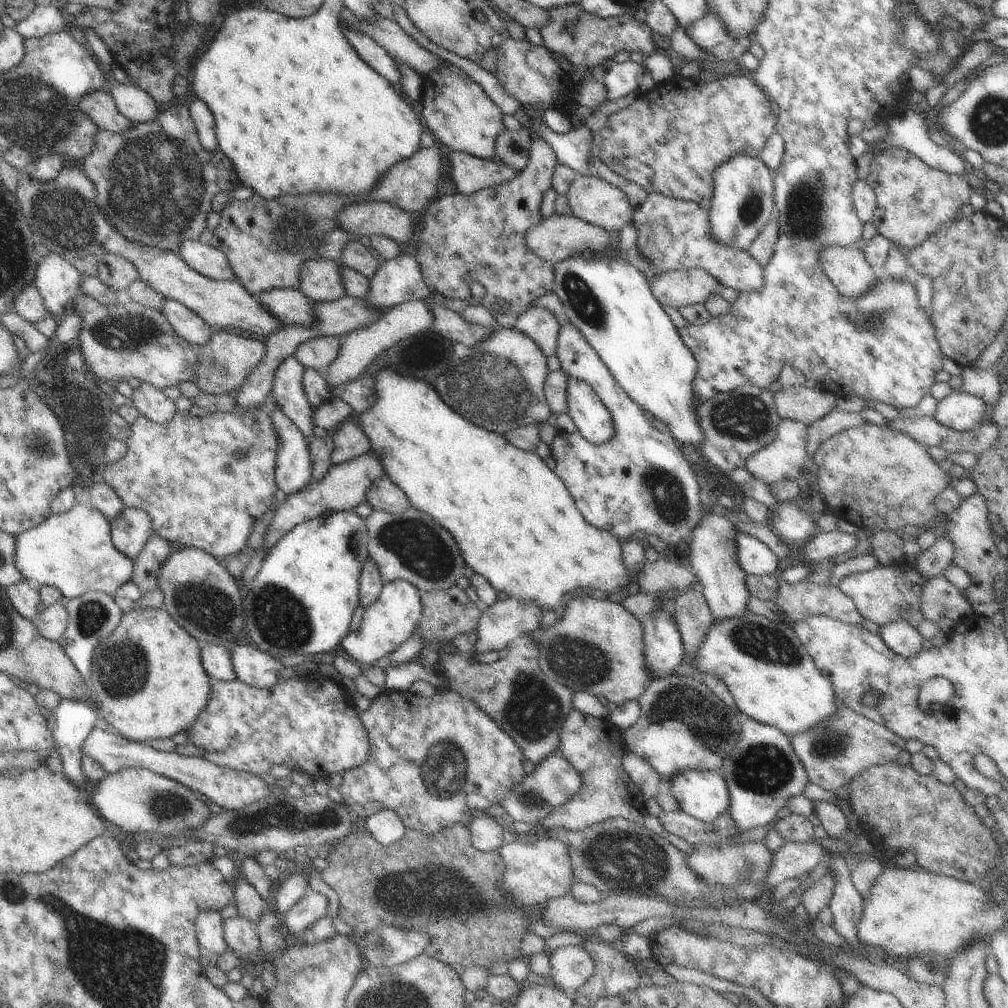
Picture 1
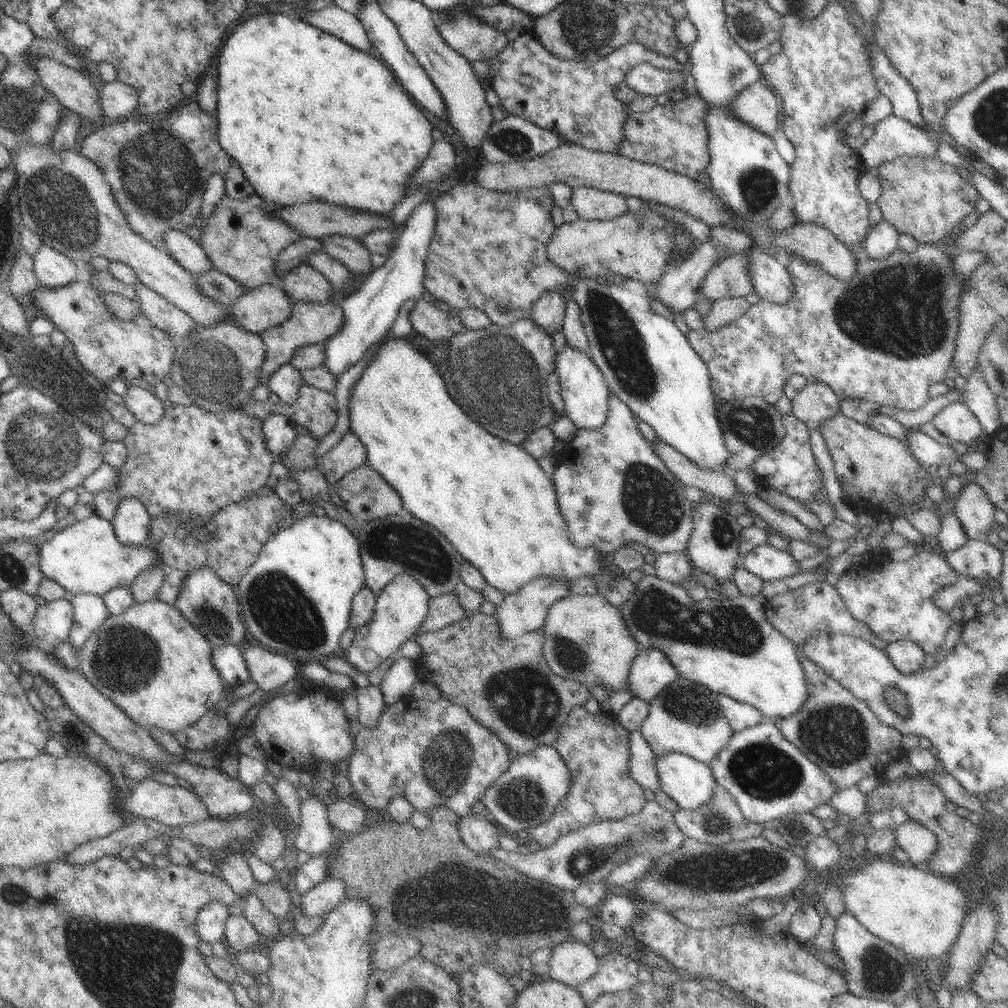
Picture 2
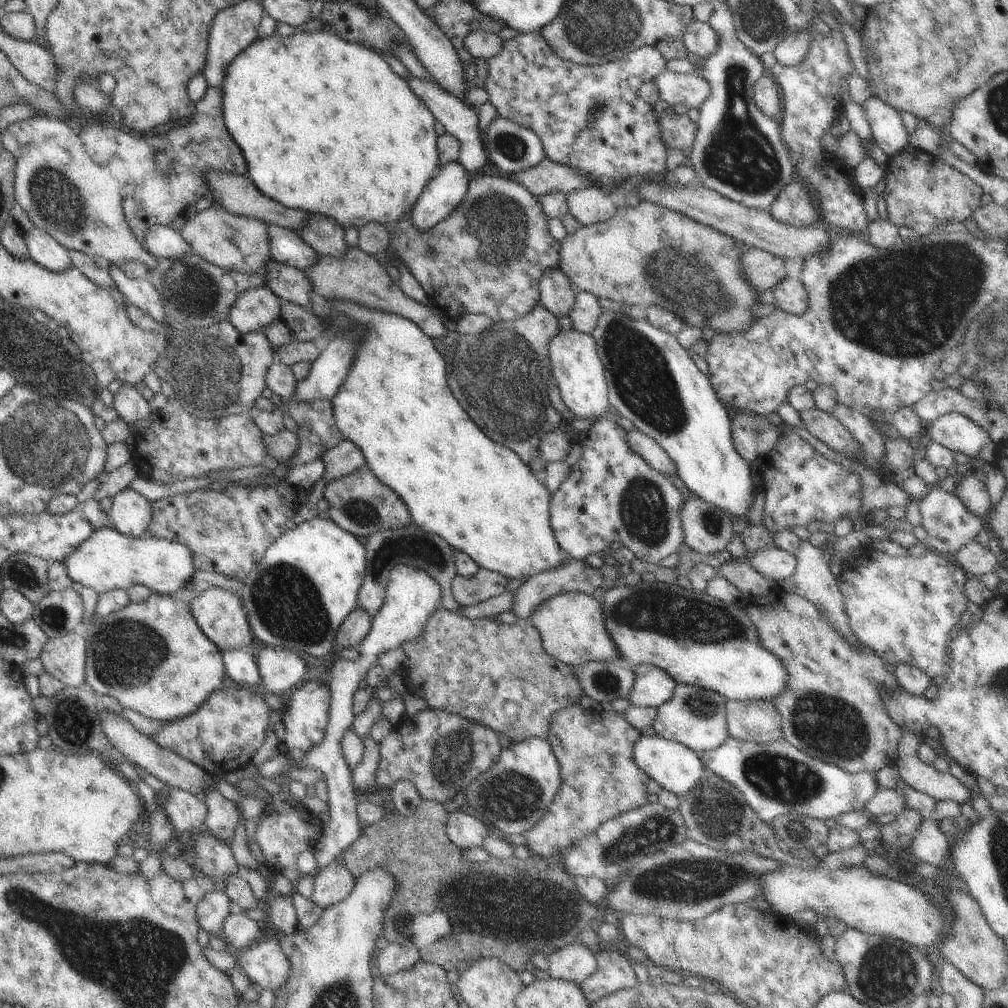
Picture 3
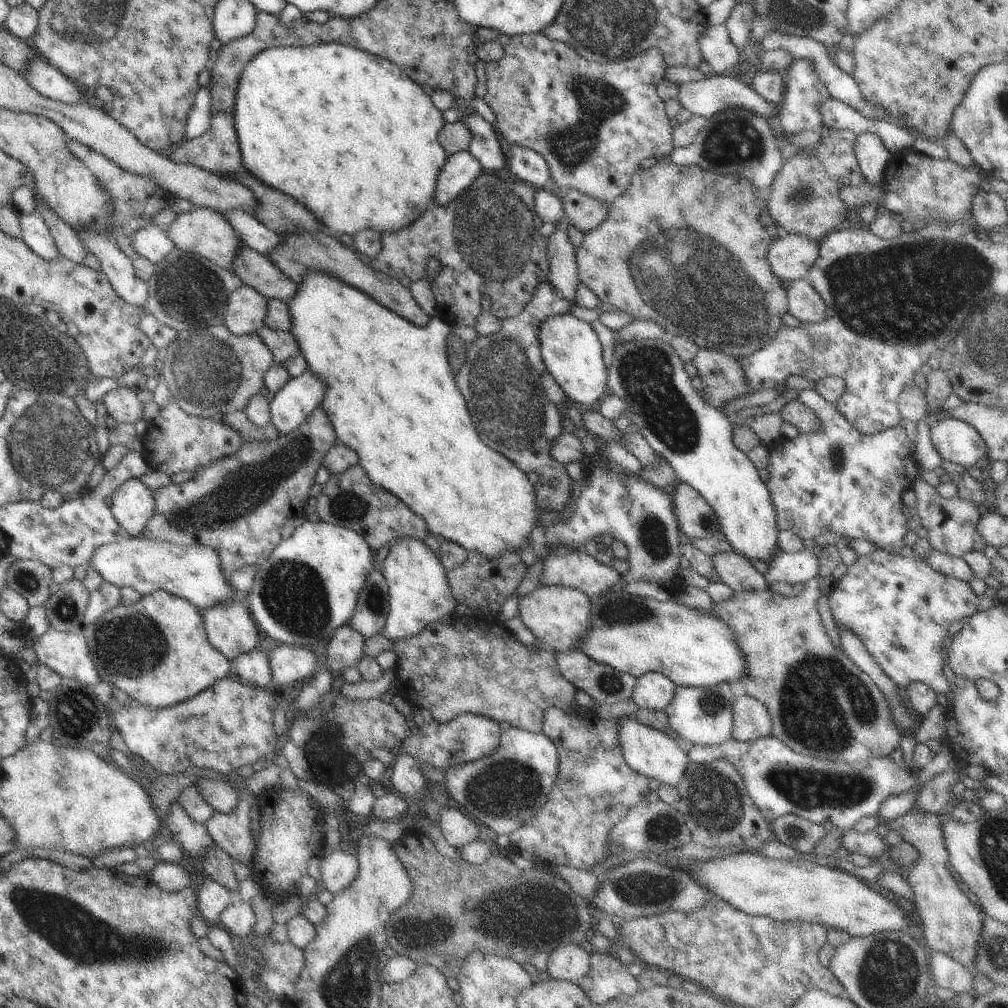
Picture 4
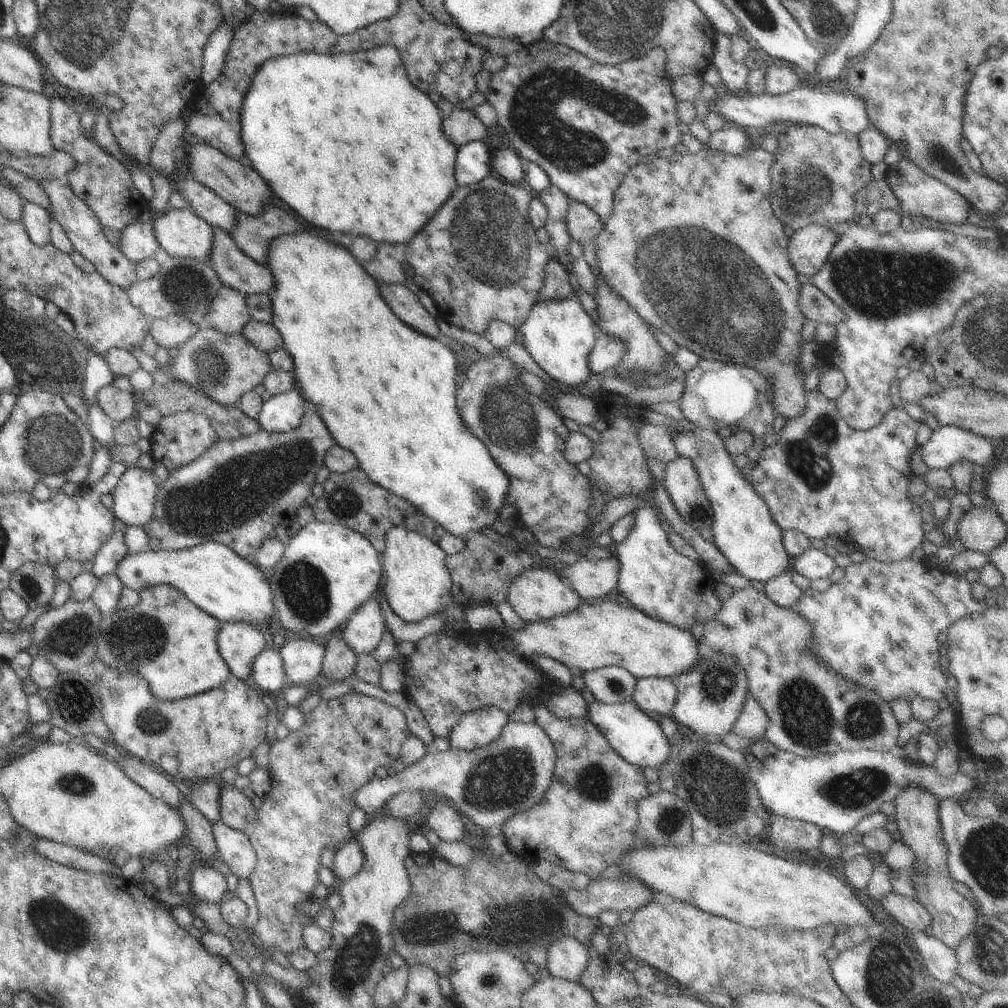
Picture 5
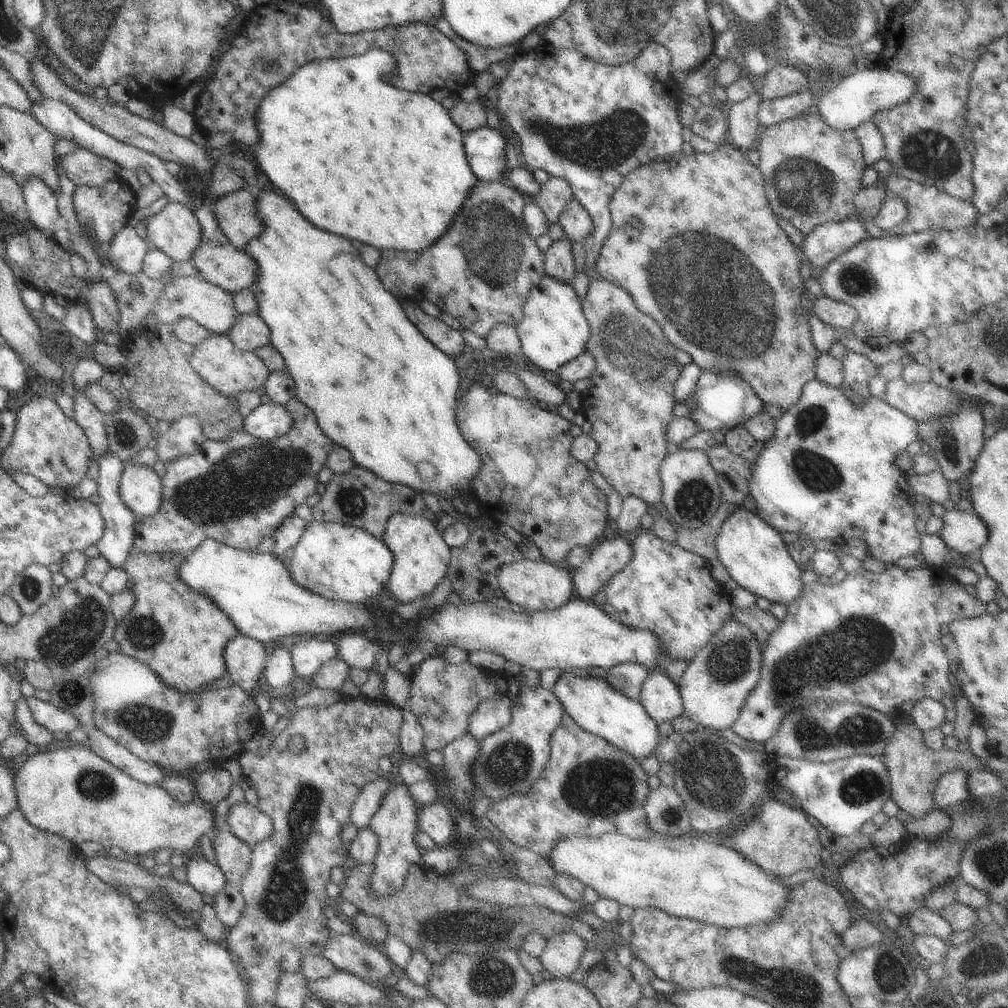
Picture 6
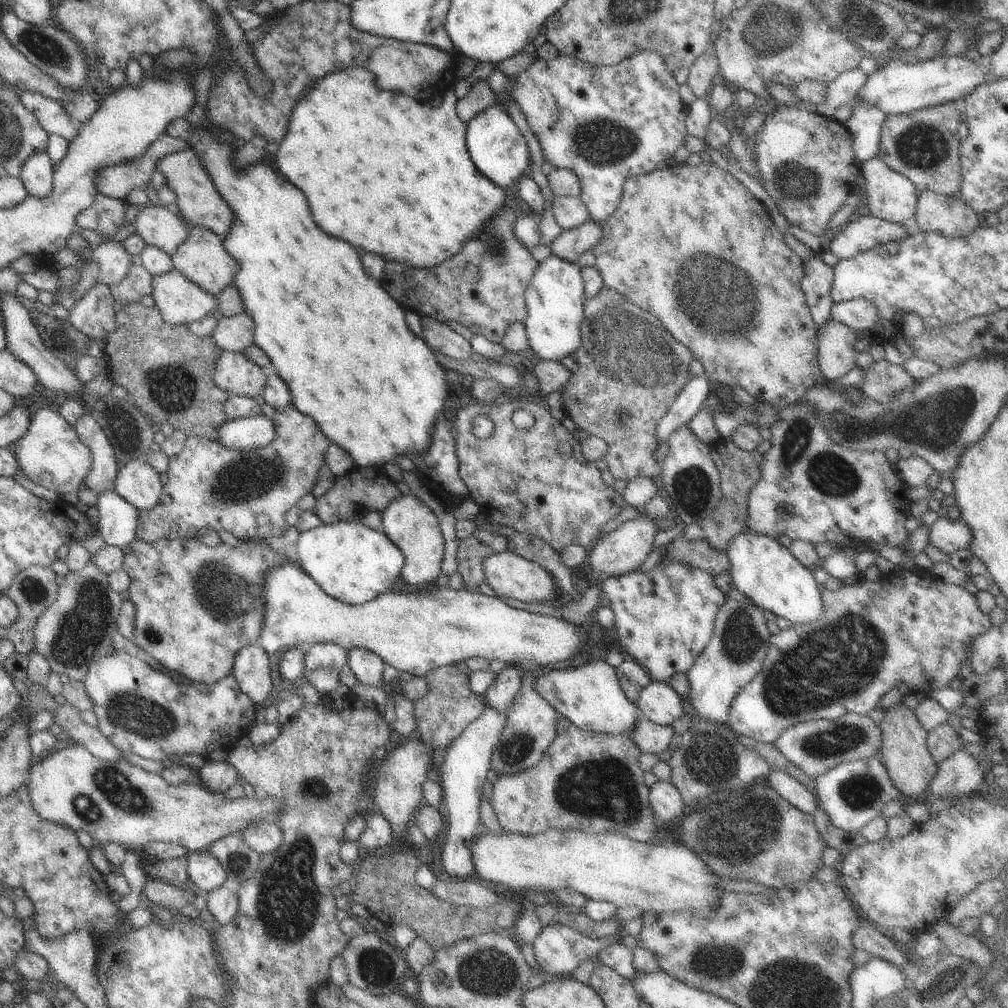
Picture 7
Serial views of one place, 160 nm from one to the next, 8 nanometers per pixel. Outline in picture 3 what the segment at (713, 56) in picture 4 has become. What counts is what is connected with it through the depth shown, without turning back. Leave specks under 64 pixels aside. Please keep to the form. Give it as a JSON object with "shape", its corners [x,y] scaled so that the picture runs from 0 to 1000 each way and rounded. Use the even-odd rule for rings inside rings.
{"shape":[[[690,21],[684,24],[678,36],[681,48],[699,60],[713,49],[713,36],[702,22]]]}

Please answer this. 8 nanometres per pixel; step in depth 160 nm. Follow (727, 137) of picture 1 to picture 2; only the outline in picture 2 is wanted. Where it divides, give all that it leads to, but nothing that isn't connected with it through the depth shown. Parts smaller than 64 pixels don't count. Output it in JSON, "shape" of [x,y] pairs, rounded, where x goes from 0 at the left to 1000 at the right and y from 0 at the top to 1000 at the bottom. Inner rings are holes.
{"shape":[[[756,79],[748,81],[736,87],[732,97],[726,101],[726,111],[732,119],[744,123],[746,127],[766,137],[768,131],[774,127],[772,122],[774,101],[770,96]],[[692,93],[681,95],[673,100],[665,100],[660,104],[651,103],[643,111],[629,111],[623,113],[621,125],[619,125],[619,139],[617,145],[613,145],[613,152],[625,159],[644,162],[660,169],[675,173],[685,179],[691,179],[695,172],[700,171],[702,161],[704,161],[704,151],[702,151],[702,131],[700,131],[700,101]]]}

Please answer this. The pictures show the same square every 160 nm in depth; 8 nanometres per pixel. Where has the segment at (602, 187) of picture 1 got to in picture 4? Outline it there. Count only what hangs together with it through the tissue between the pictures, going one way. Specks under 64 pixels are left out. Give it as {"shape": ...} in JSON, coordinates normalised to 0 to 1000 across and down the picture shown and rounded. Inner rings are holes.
{"shape":[[[565,188],[559,196],[559,208],[563,220],[578,232],[591,228],[604,214],[606,203],[578,190]]]}

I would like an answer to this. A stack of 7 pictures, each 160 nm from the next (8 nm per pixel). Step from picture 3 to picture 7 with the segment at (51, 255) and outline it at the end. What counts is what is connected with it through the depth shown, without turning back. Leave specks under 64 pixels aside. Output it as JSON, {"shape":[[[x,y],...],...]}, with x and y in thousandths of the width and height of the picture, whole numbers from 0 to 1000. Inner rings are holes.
{"shape":[[[47,149],[32,153],[23,163],[19,178],[24,182],[30,193],[45,195],[51,191],[53,164]]]}

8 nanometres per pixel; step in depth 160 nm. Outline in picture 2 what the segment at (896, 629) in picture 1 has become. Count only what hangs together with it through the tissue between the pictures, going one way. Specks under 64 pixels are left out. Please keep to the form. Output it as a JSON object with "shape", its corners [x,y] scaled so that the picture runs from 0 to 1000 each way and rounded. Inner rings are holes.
{"shape":[[[889,635],[877,643],[885,659],[896,669],[907,669],[918,659],[917,645],[905,635]]]}

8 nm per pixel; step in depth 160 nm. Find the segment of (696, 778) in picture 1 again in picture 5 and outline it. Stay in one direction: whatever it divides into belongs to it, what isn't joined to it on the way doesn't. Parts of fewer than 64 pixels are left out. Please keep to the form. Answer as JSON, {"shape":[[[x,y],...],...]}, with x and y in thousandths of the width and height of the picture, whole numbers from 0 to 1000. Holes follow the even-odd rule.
{"shape":[[[627,692],[622,695],[601,698],[591,694],[583,698],[581,711],[597,727],[611,746],[625,758],[653,763],[664,756],[665,739],[657,721],[638,705]]]}

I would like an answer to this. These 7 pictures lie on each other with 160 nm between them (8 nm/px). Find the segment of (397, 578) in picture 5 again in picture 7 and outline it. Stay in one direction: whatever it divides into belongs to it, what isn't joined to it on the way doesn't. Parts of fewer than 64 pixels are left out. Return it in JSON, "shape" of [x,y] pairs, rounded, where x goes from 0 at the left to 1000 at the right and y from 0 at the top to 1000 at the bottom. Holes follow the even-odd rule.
{"shape":[[[399,490],[387,499],[380,510],[380,526],[402,552],[398,573],[407,581],[430,582],[437,571],[441,549],[440,533],[435,513],[413,491]]]}

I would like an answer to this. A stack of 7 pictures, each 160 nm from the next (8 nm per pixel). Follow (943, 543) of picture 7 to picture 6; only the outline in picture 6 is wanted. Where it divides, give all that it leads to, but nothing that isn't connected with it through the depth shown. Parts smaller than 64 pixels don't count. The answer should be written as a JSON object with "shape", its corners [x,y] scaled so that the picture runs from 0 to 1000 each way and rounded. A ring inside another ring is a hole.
{"shape":[[[942,506],[936,512],[937,520],[930,532],[937,536],[940,545],[954,551],[969,550],[980,538],[980,524],[968,510],[954,506]]]}

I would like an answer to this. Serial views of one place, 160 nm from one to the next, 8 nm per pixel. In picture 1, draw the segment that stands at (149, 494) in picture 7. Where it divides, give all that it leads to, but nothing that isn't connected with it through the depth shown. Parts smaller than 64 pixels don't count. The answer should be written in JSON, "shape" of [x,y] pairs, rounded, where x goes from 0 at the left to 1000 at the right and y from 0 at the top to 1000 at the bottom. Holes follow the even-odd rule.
{"shape":[[[124,503],[110,520],[110,538],[123,552],[135,556],[153,530],[151,518],[141,504]]]}

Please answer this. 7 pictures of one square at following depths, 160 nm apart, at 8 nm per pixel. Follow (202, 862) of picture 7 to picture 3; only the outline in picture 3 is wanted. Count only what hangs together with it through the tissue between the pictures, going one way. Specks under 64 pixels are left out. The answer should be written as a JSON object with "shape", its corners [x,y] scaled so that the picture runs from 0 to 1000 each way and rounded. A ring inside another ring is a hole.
{"shape":[[[223,884],[205,885],[195,897],[195,912],[197,918],[208,929],[218,929],[222,914],[228,906],[229,893]]]}

